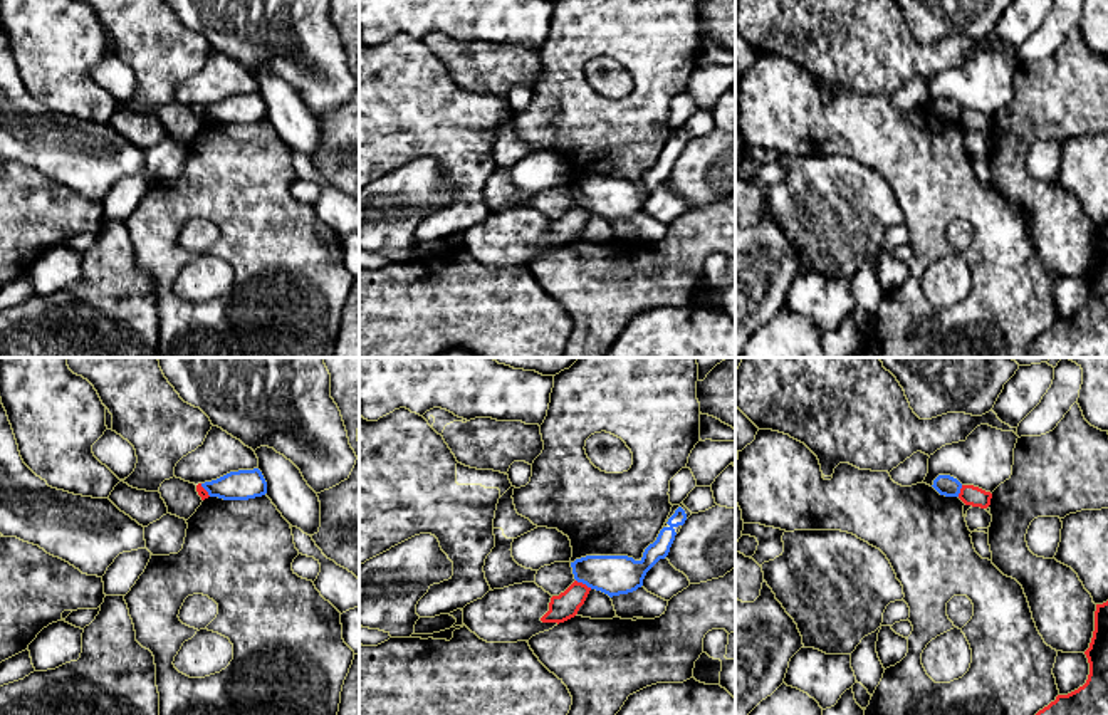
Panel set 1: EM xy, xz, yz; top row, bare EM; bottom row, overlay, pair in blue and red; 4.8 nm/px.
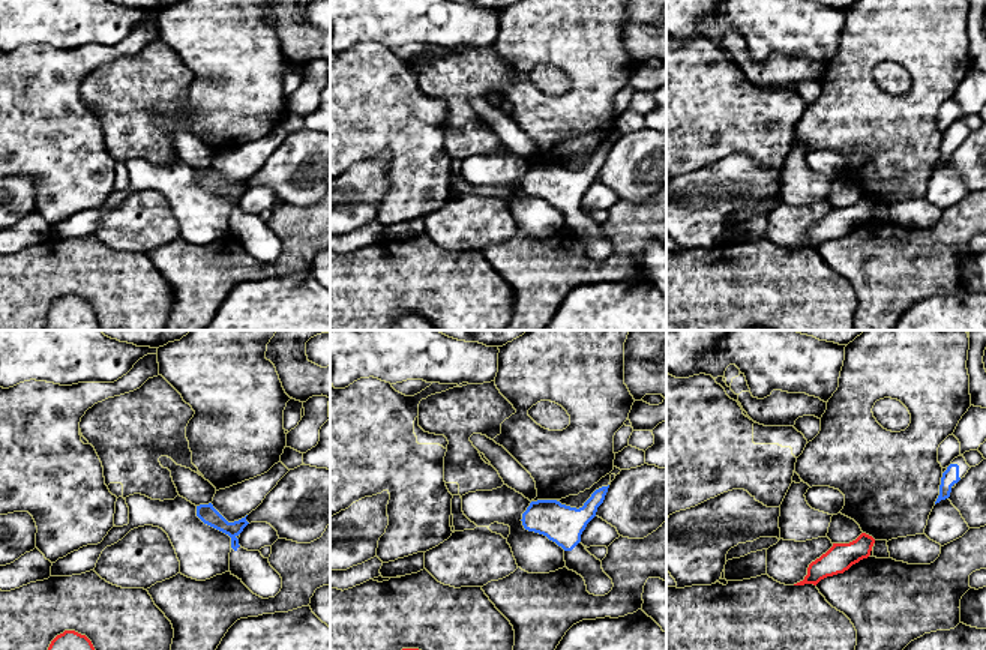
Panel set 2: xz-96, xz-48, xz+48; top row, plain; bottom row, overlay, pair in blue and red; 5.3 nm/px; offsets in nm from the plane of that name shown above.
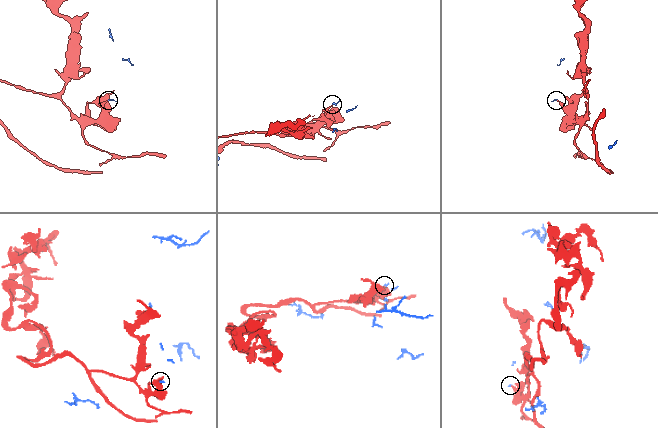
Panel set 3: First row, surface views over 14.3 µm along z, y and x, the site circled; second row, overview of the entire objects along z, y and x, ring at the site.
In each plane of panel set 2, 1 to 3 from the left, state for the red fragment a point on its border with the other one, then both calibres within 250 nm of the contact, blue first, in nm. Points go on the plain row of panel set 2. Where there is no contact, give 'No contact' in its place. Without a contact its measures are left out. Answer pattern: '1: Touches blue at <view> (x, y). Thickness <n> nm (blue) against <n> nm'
1: No contact
2: No contact
3: No contact

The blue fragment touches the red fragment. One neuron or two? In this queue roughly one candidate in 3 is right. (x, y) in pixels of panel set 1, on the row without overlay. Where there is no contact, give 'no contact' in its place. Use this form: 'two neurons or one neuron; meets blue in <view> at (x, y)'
two neurons; meets blue in xz at (585, 207)

